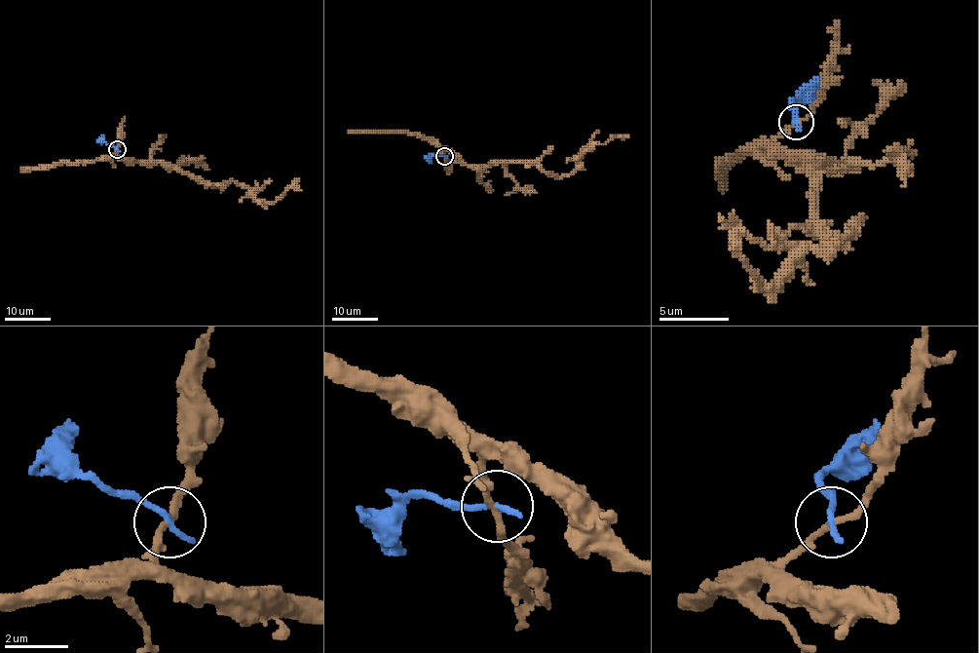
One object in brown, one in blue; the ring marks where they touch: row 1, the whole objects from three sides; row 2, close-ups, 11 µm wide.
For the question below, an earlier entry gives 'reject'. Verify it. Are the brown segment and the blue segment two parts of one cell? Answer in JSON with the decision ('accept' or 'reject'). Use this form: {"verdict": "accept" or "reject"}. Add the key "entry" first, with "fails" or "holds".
{"entry": "fails", "verdict": "accept"}

